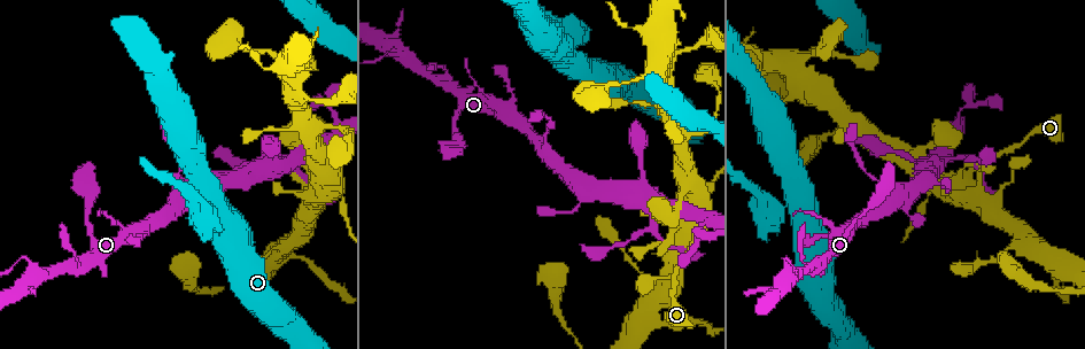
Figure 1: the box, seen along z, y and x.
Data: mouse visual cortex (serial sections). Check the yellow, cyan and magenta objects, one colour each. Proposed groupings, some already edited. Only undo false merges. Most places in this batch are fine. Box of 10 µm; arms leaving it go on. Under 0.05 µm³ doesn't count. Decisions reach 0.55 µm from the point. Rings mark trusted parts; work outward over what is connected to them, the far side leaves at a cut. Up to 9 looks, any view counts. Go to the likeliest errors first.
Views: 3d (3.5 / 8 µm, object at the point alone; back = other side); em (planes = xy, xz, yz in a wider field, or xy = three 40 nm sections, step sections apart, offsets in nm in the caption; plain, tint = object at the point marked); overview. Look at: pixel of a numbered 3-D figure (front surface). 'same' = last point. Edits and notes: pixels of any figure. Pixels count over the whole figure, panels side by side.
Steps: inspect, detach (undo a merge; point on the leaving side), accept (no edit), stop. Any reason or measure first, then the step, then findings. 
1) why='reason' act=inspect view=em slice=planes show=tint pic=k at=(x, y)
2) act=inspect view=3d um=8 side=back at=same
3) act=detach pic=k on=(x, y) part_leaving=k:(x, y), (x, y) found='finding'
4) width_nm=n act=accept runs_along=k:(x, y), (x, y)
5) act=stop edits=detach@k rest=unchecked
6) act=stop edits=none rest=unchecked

why='three arms meet' act=inspect view=3d um=3.5 pic=1 at=(331, 110)

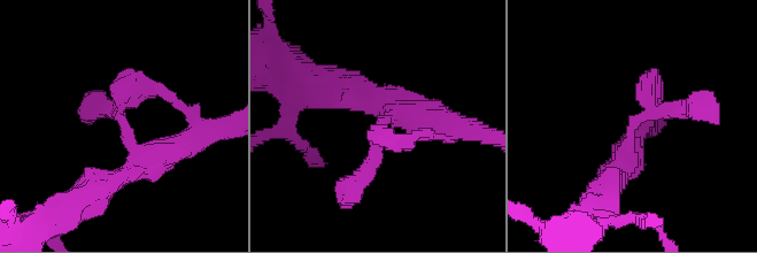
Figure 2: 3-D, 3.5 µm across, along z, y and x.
arms=3 arm_widths_nm=150,300,300 act=inspect view=em slice=xy step=2 show=plain pic=2 at=(648, 114)

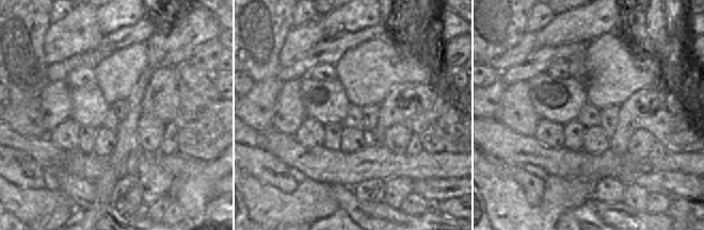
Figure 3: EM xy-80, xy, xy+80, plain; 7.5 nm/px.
why='with the object marked' act=inspect view=em slice=xy step=2 show=tint at=same

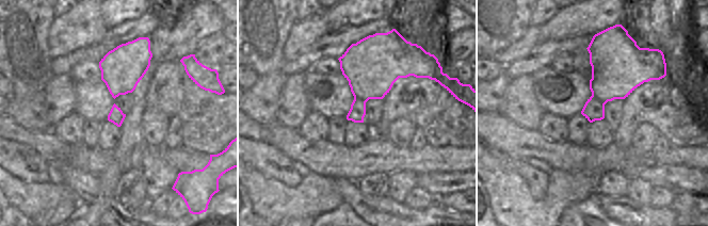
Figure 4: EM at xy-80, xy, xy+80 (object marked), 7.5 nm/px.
width_nm=280 act=accept runs_along=2:(616, 171), (645, 115), (712, 115) found='continuous, no second cell'

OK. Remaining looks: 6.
why='abrupt turn' act=inspect view=3d um=3.5 pic=1 at=(566, 27)

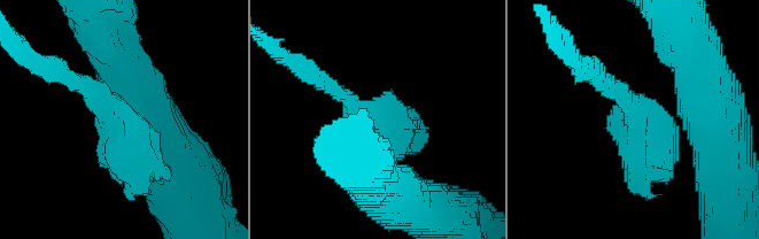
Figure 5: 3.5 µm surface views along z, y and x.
why='now the EM' act=inspect view=em slice=xy step=5 show=tint pic=5 at=(114, 117)

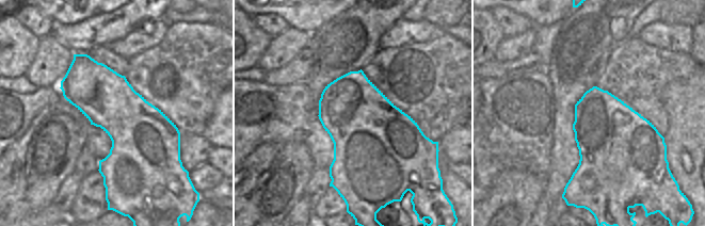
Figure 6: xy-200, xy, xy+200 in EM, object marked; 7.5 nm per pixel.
act=accept runs_along=5:(396, 198), (389, 148), (340, 92) found='one cell here'

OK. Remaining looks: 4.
why='sharp bend' act=inspect view=3d um=3.5 pic=1 at=(792, 276)

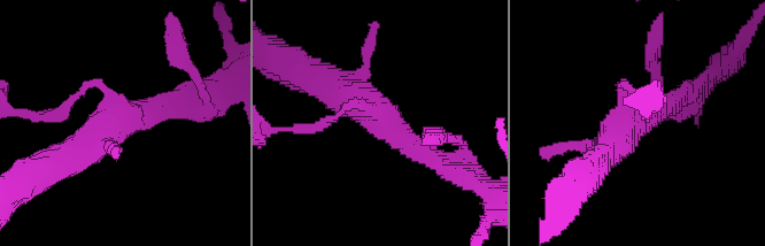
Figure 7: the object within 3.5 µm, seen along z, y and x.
act=inspect view=em slice=xy step=1 show=tint pic=7 at=(126, 119)

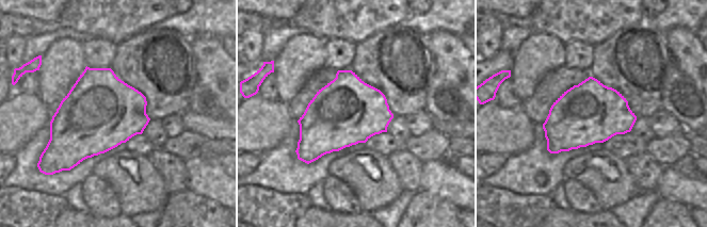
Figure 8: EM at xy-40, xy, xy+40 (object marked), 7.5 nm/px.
act=accept runs_along=7:(426, 156), (363, 104), (310, 77) found='one cell here'

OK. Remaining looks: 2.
why='abrupt turn' act=inspect view=3d um=3.5 pic=1 at=(967, 178)

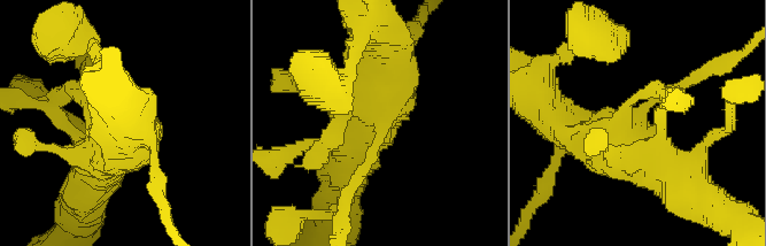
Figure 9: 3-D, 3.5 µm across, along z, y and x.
why='now the EM' act=inspect view=em slice=xy step=1 show=tint pic=9 at=(380, 118)

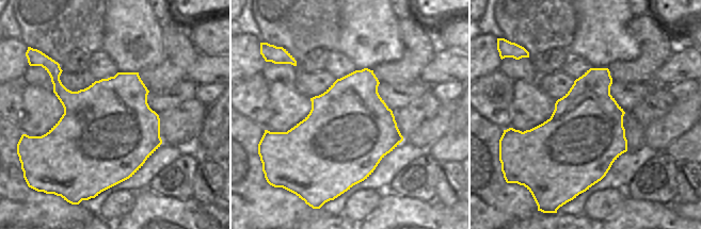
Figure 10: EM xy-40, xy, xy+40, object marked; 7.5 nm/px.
width_nm=650 act=accept runs_along=9:(675, 86), (619, 139), (555, 118) found='all the same cell'

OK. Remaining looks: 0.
act=stop edits=none rest=unchecked

